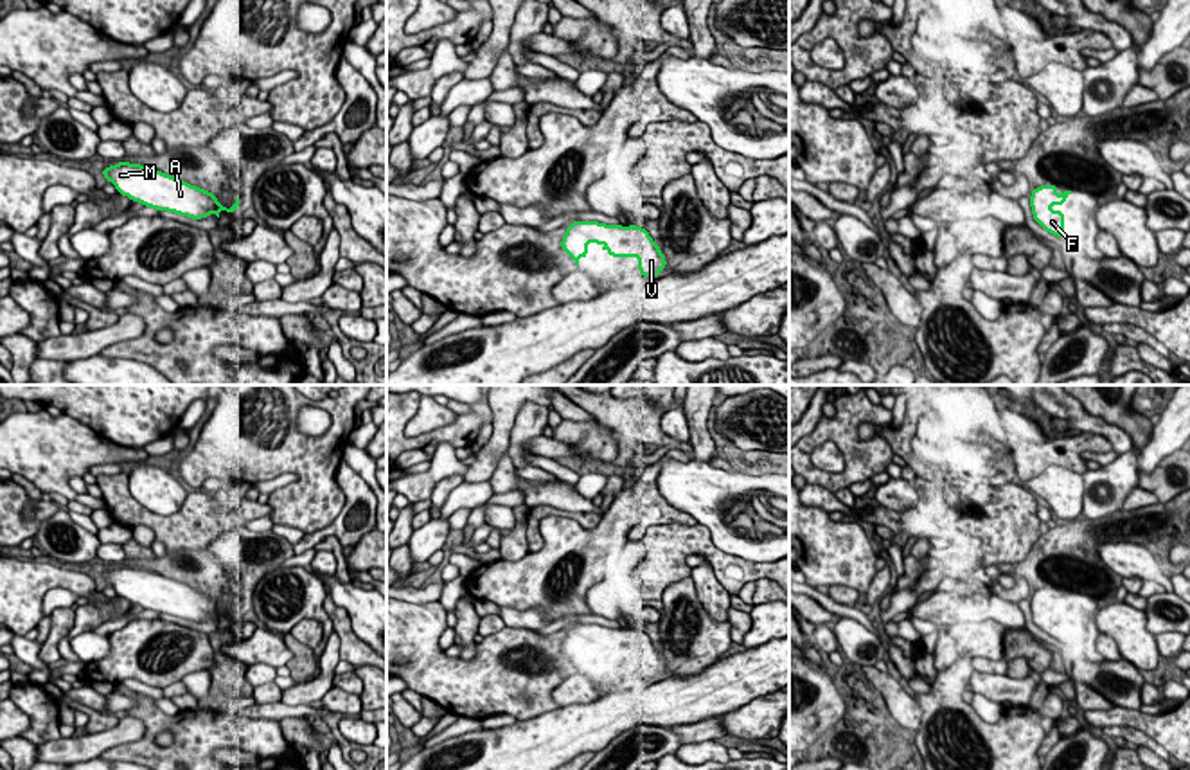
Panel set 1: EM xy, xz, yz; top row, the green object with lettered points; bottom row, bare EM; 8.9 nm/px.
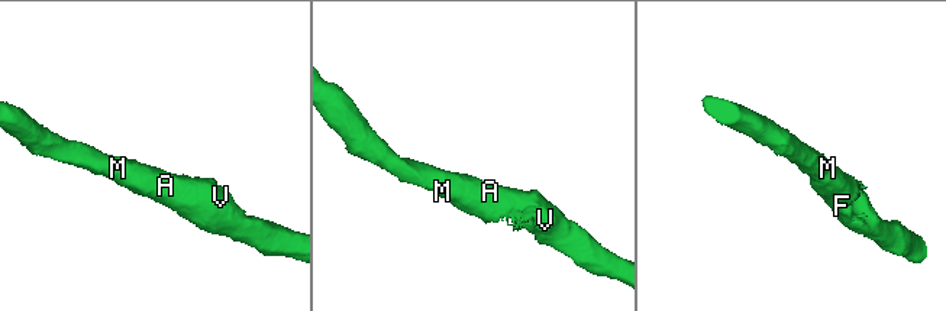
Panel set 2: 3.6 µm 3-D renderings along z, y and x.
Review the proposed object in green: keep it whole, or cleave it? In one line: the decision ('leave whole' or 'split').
leave whole

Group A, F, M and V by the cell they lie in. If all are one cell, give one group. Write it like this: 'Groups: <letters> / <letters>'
Groups: A F M V

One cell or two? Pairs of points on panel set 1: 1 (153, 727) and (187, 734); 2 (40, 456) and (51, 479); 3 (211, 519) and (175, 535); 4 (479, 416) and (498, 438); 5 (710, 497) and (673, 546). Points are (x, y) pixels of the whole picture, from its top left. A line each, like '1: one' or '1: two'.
1: one
2: one
3: one
4: two
5: two

